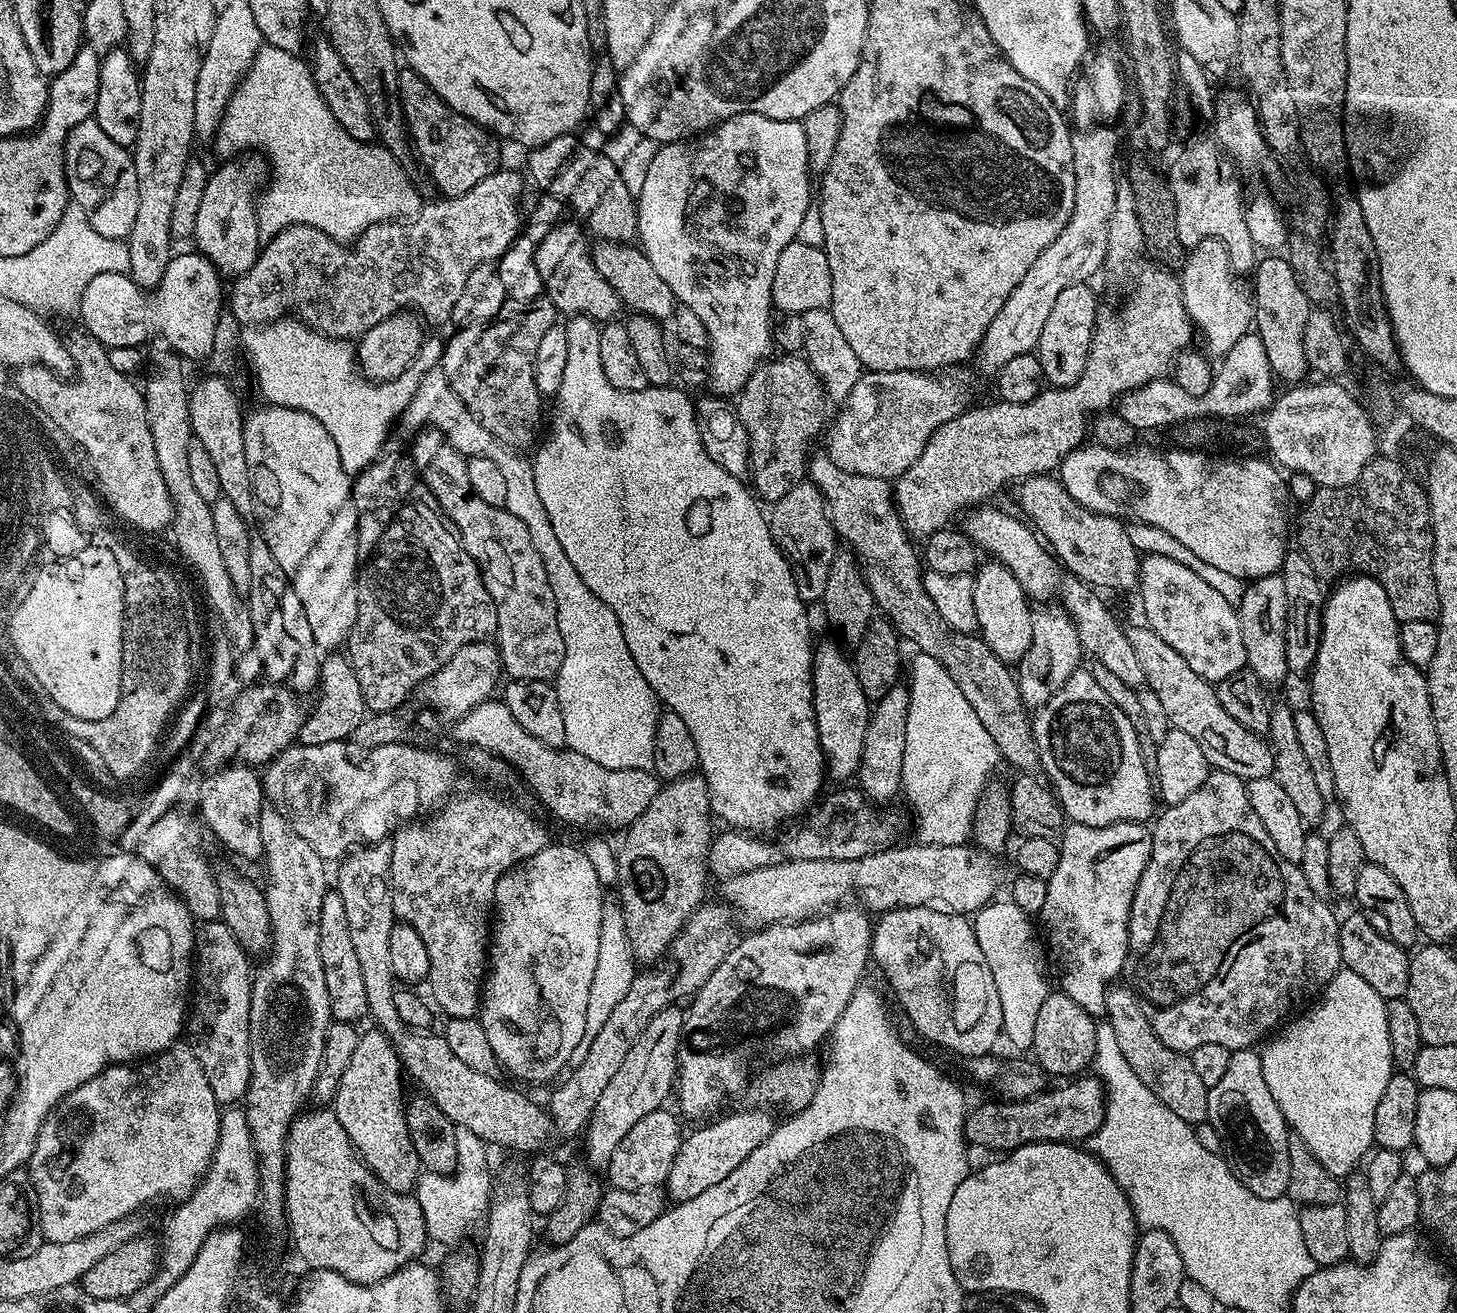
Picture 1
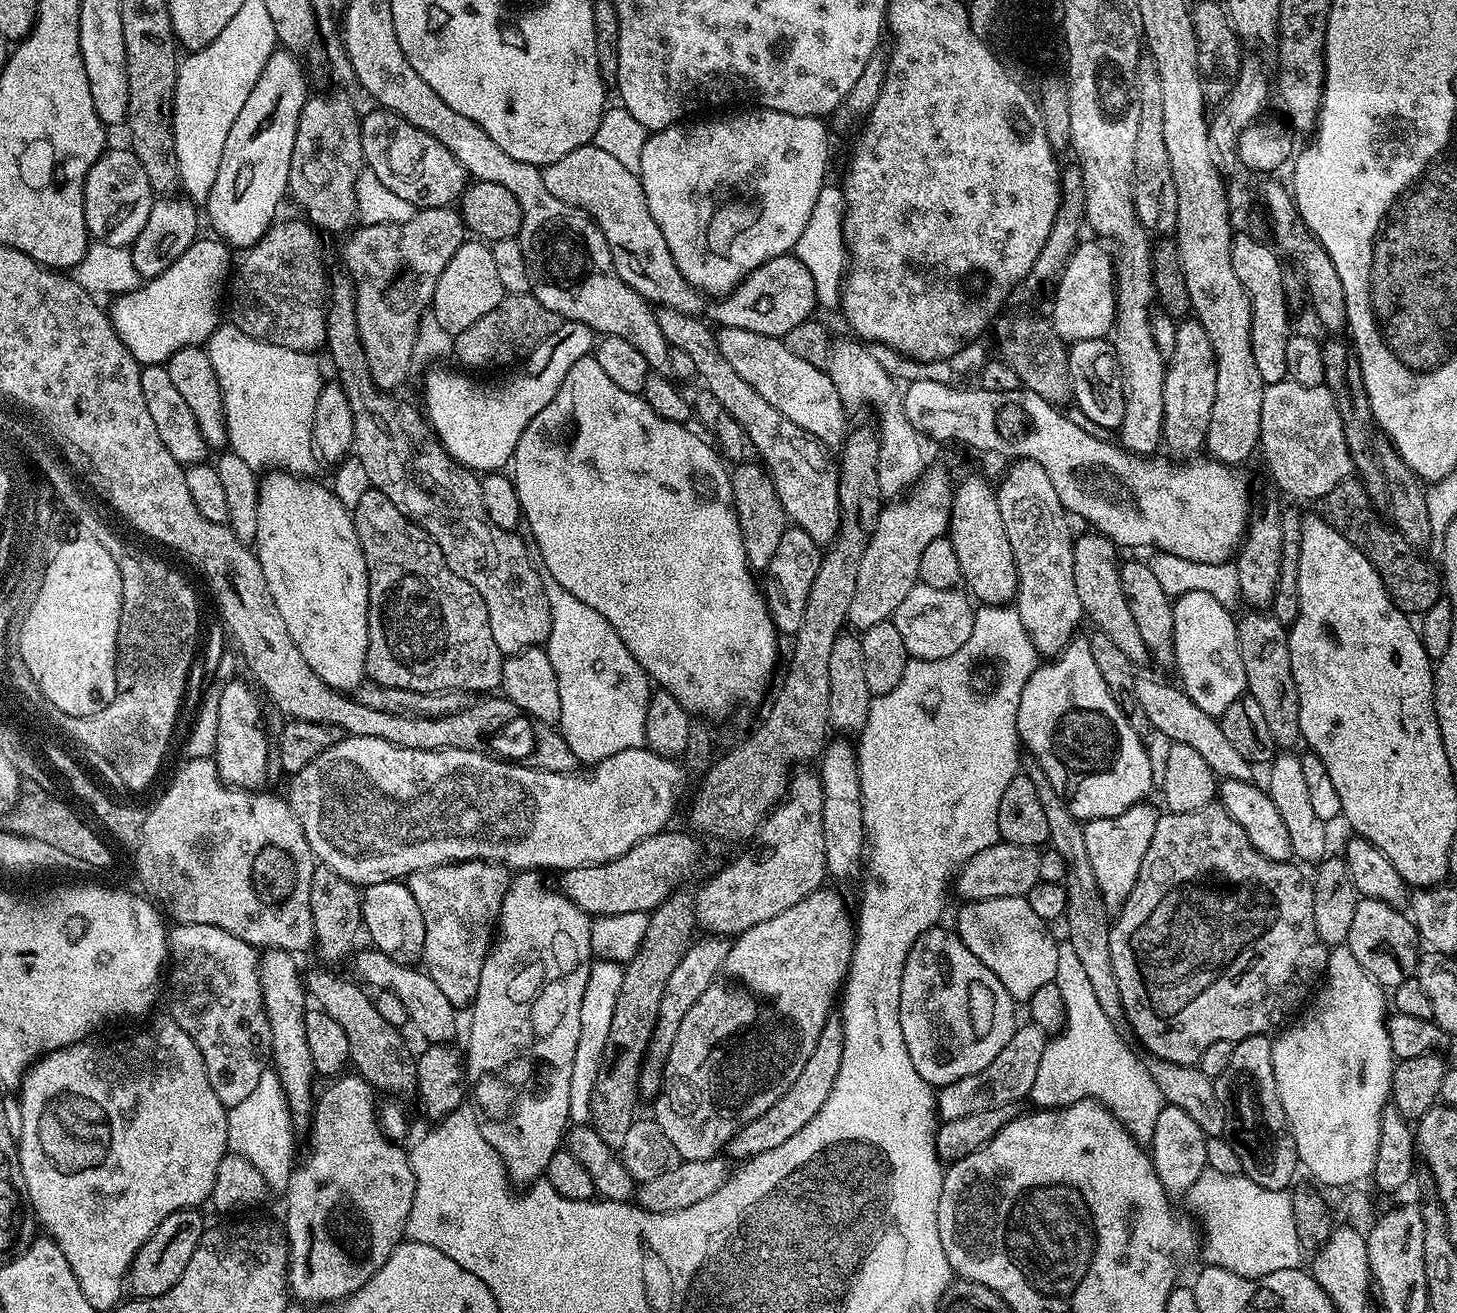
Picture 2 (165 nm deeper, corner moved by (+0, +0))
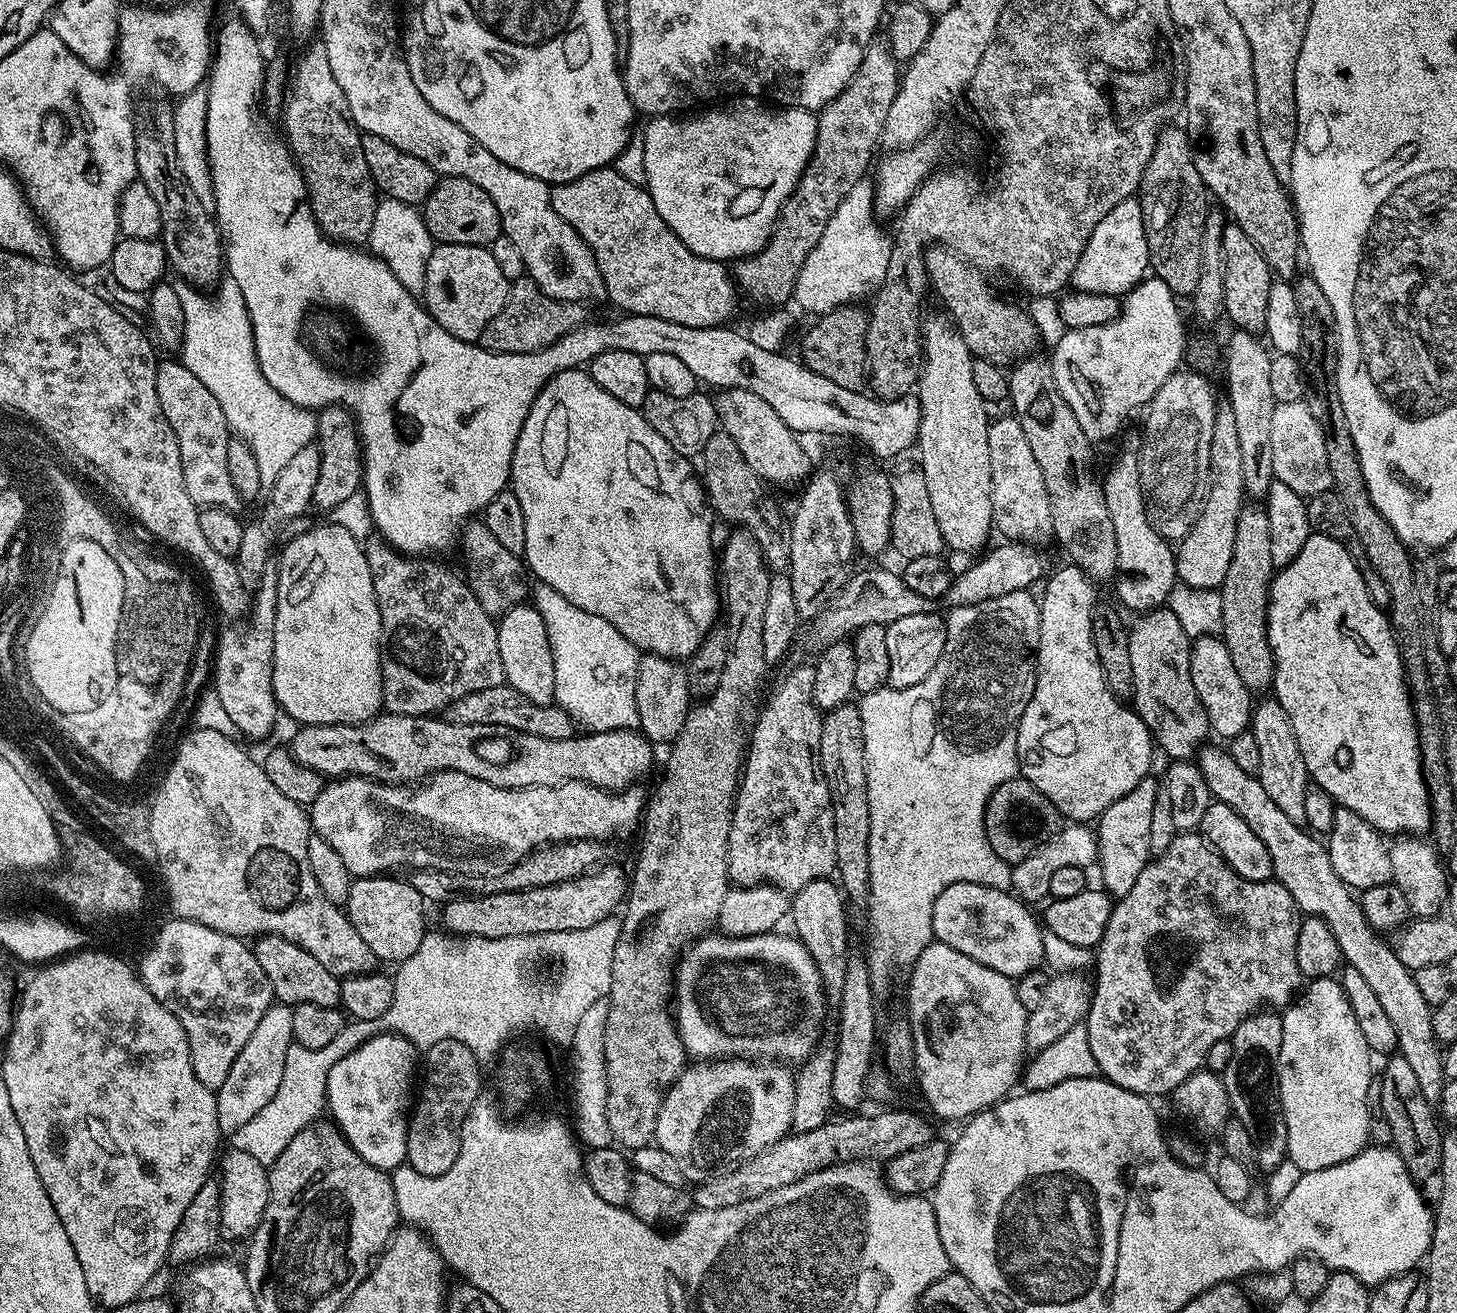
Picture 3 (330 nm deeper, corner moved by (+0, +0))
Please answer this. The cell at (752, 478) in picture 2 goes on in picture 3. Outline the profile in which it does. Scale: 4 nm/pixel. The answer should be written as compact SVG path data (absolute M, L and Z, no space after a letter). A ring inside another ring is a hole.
M732 530L727 533L726 542L722 553L718 558L718 578L722 583L722 612L728 619L729 646L726 654L725 669L722 670L721 682L714 690L712 696L701 699L693 703L688 710L688 717L682 726L682 730L672 741L668 752L668 773L660 780L660 785L656 788L656 793L651 793L647 801L644 815L642 817L642 829L644 828L644 841L640 844L640 857L636 860L636 869L630 872L630 887L626 893L626 903L623 905L622 927L620 937L614 946L614 966L610 966L610 990L607 994L608 1013L606 1014L606 1036L604 1038L604 1058L606 1060L606 1122L610 1122L610 1134L613 1141L621 1149L631 1150L634 1148L645 1148L653 1143L656 1134L656 1119L658 1110L664 1101L664 1093L671 1088L677 1076L680 1075L686 1064L686 1053L684 1044L680 1041L677 1021L670 1011L670 985L674 980L673 965L677 963L678 957L684 949L694 940L700 939L709 931L708 927L713 927L718 918L718 910L722 910L722 898L726 898L730 887L728 879L728 839L730 838L730 826L732 825L732 811L736 805L736 789L740 783L742 775L742 761L746 756L746 724L744 728L744 715L748 712L748 707L752 704L752 699L756 696L756 691L760 688L760 679L764 676L766 665L764 662L764 651L762 650L762 622L766 611L766 597L770 591L770 582L773 573L770 571L767 562L764 560L762 550L758 542L748 532L743 530Z

